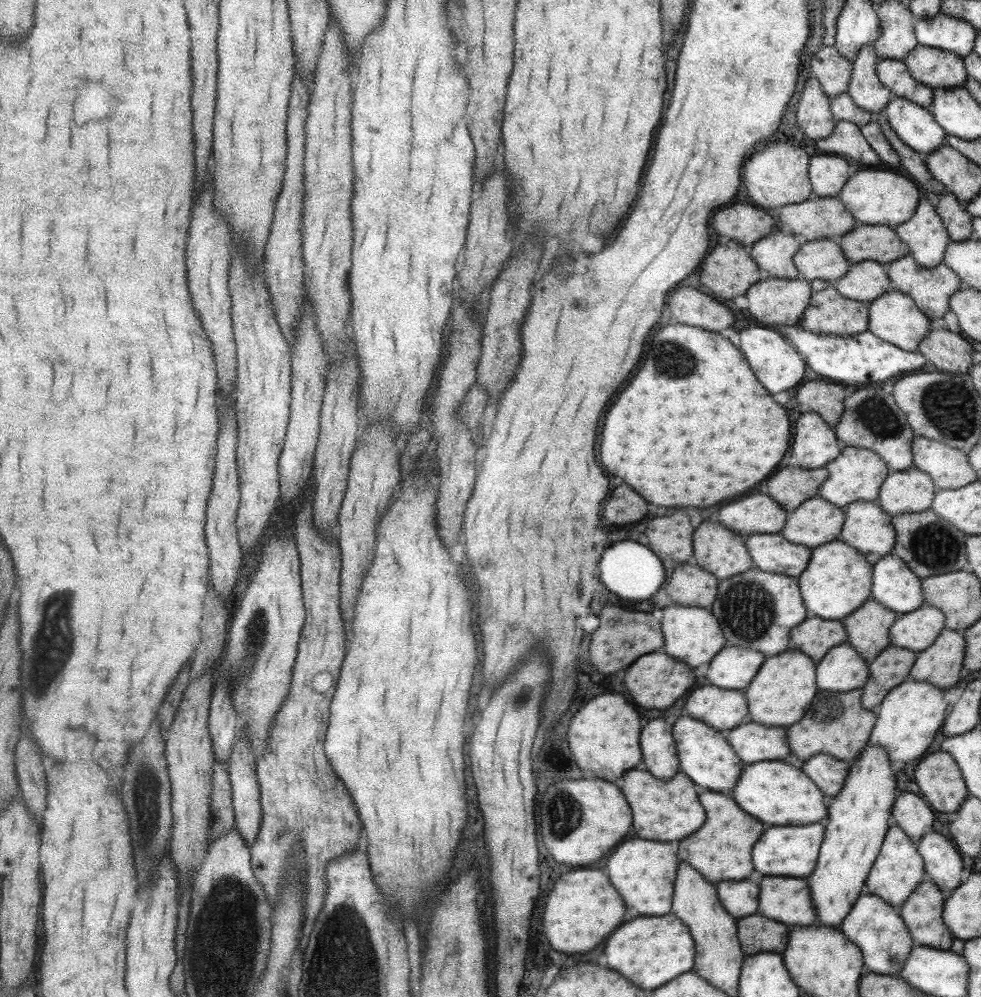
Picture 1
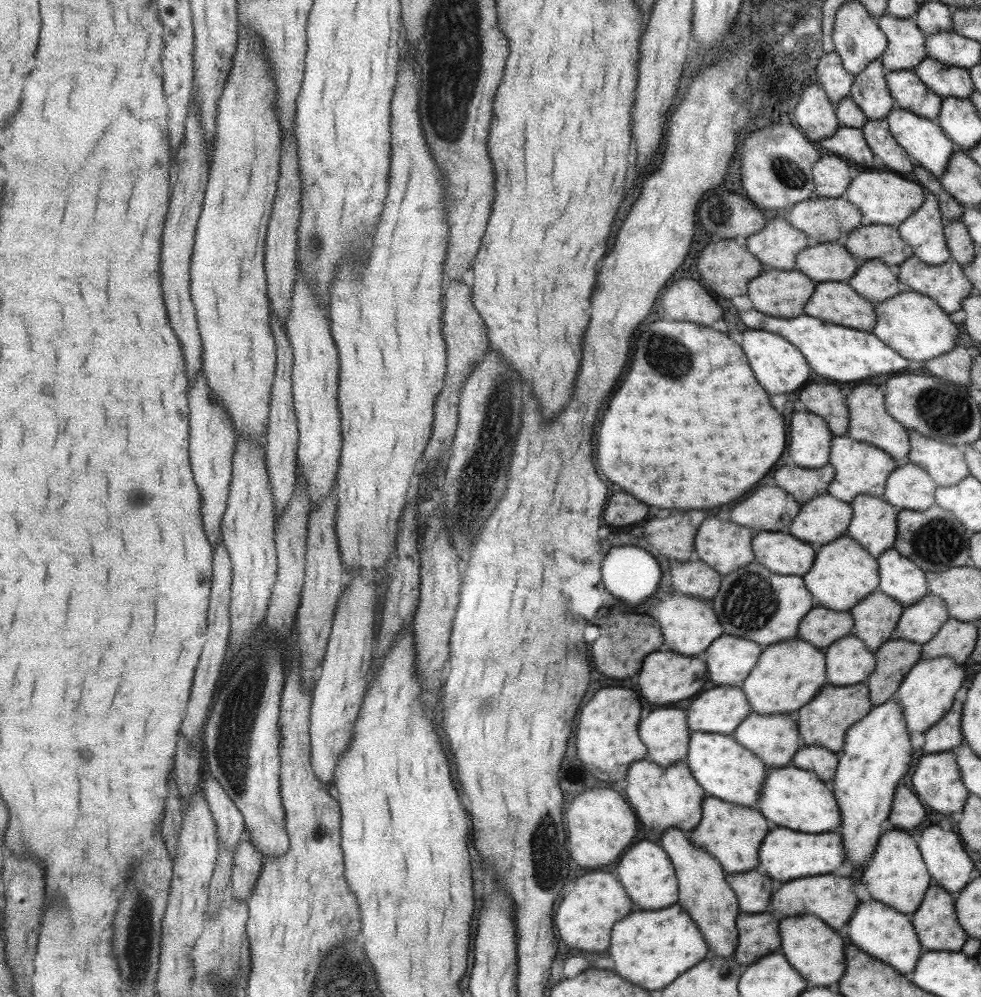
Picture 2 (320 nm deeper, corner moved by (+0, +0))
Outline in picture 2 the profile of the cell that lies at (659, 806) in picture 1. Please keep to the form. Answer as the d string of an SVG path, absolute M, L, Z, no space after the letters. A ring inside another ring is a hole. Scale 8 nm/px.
M647 758L641 759L629 766L625 780L625 798L649 840L657 840L659 834L669 827L691 830L697 826L701 818L701 800L705 794L701 786L693 780L686 761L677 761L671 766L662 767Z

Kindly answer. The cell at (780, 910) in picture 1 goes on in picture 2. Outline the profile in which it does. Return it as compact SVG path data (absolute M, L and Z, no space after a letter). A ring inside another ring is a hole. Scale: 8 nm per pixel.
M823 874L815 878L795 878L791 882L785 882L779 890L775 890L771 902L782 916L812 914L837 931L843 924L848 924L851 914L859 903L855 893L851 891L851 886L853 886L851 878L833 874Z

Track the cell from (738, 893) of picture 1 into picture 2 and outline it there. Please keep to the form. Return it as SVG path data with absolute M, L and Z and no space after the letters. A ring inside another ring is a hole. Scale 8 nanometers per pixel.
M755 870L726 873L725 880L736 894L741 913L765 913L771 898L771 878Z

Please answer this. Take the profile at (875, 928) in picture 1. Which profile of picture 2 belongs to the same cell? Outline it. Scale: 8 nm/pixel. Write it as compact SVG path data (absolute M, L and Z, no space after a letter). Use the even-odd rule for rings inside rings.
M873 899L859 902L847 925L851 943L863 950L863 953L889 964L891 968L895 968L901 974L911 972L915 968L919 955L923 952L914 928L911 926L911 918L899 914L897 910L889 908L882 902Z

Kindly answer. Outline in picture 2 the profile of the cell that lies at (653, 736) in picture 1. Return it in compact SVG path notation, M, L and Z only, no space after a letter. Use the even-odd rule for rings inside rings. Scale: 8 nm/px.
M657 708L639 722L639 738L647 746L646 758L662 767L686 760L689 733L689 727L685 724L685 712L679 708Z

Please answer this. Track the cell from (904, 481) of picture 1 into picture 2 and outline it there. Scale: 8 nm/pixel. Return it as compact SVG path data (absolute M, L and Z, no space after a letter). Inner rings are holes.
M913 463L895 467L886 480L881 495L898 513L900 510L923 512L934 504L934 490L937 488L930 476Z

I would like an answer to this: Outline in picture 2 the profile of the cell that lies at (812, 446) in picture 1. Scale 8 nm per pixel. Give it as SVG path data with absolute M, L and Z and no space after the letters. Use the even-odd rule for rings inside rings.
M809 411L793 412L793 422L789 418L787 452L797 466L806 469L825 466L829 462L832 438L827 423L817 414Z

